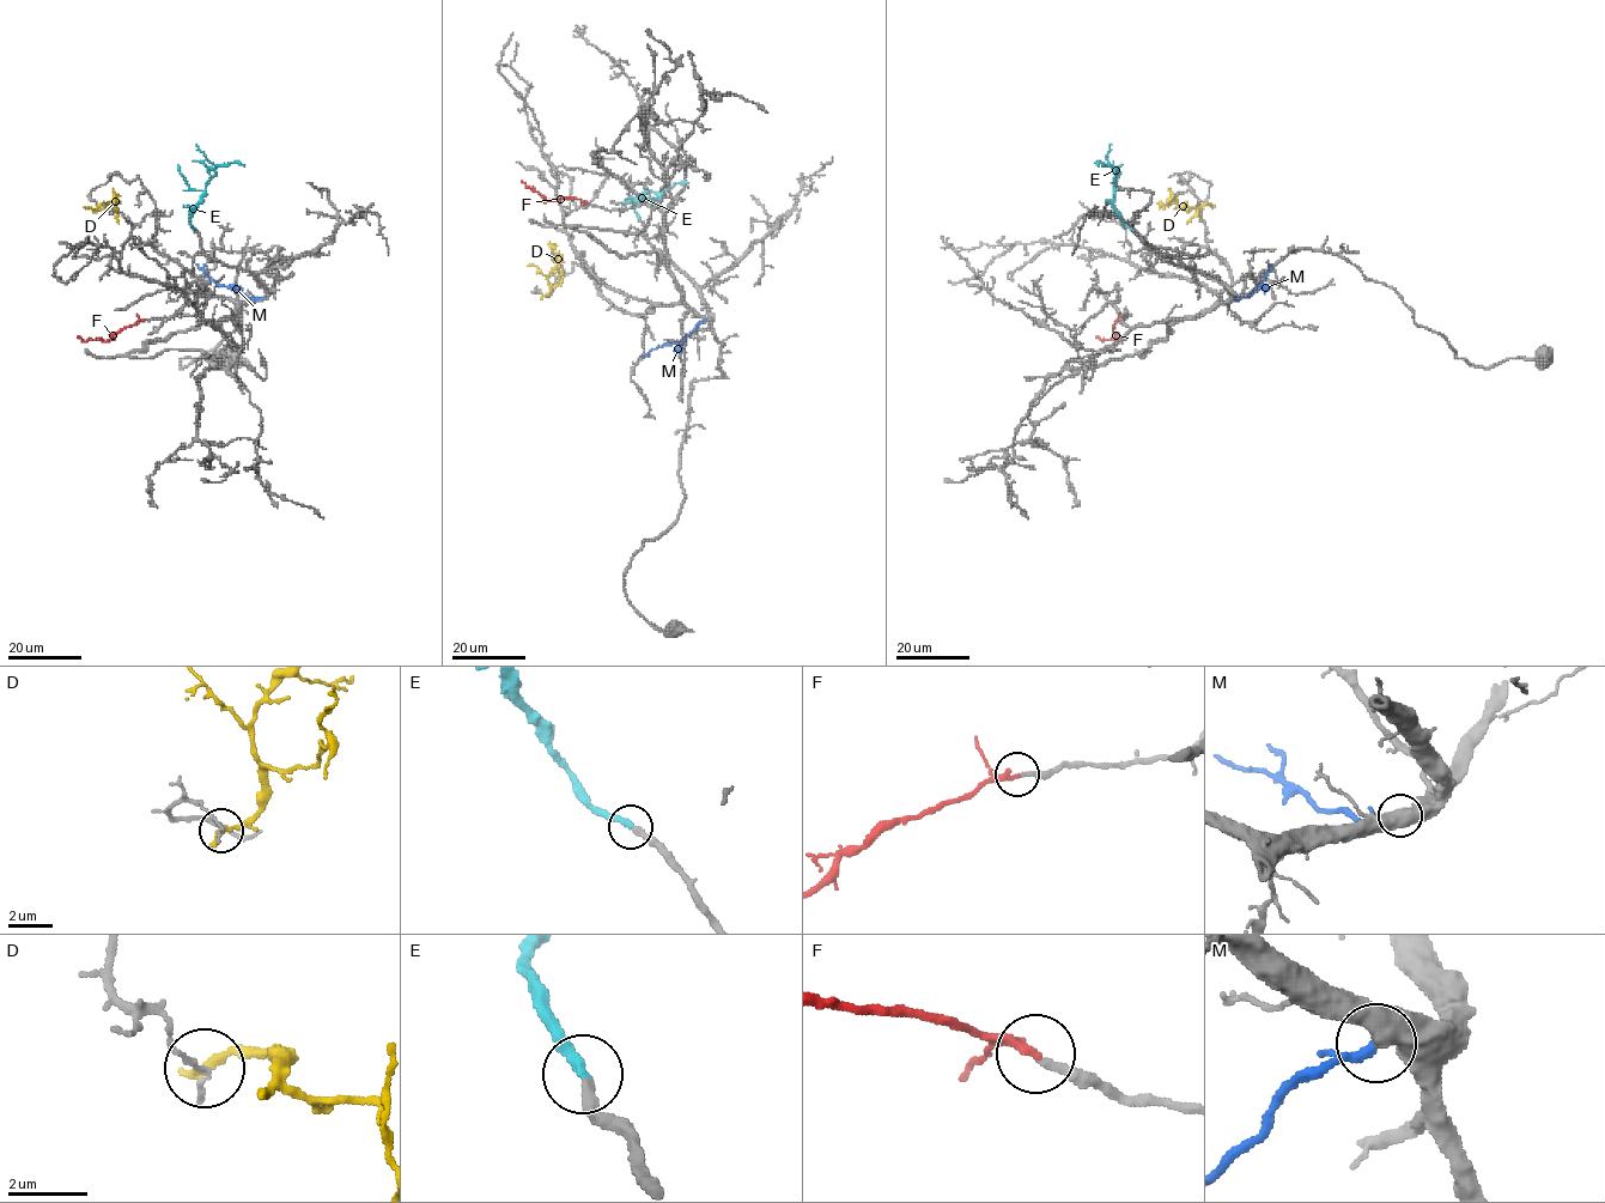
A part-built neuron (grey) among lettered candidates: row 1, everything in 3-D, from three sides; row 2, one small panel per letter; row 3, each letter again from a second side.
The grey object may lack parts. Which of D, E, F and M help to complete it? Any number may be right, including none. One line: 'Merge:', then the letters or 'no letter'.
Merge: E, F

